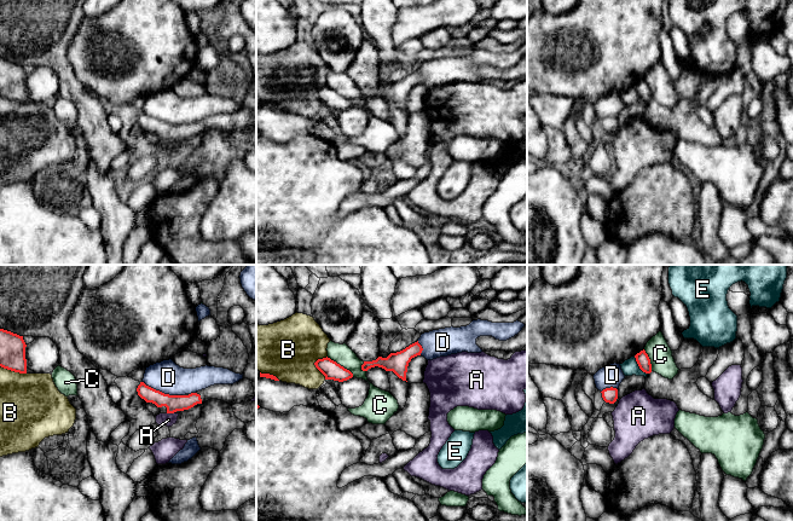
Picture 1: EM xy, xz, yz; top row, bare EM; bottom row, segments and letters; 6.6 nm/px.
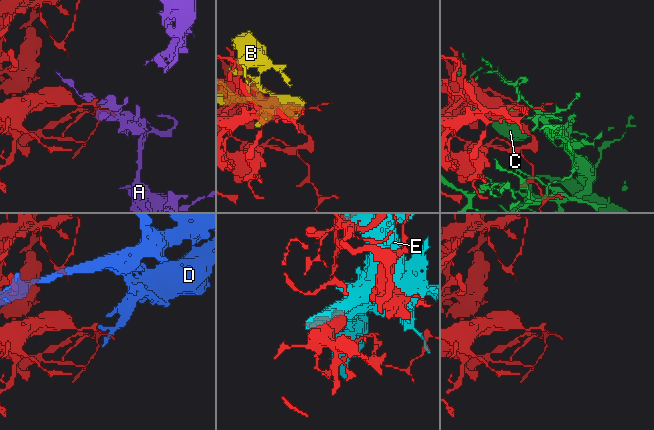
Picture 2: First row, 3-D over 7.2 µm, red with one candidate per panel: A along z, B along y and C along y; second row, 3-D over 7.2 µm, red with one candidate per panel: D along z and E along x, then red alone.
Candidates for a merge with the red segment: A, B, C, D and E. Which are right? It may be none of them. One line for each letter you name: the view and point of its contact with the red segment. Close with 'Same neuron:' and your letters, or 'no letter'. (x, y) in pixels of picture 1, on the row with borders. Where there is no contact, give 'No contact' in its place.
Same neuron: no letter

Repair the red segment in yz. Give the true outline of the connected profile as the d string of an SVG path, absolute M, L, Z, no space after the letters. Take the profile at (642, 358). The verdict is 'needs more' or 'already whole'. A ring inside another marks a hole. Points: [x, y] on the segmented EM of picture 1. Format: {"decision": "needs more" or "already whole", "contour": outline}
{"decision": "already whole", "contour": "M641 351L639 353L637 353L635 355L636 361L639 366L639 369L646 372L646 374L650 374L652 372L652 364L650 364L650 359L648 357L648 354L646 353L646 351Z"}

